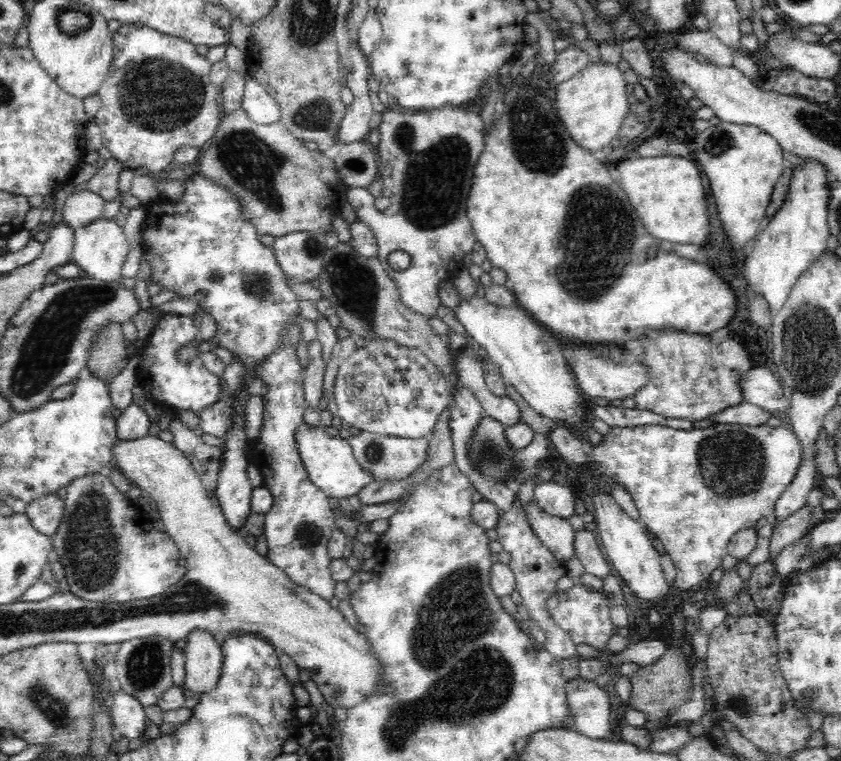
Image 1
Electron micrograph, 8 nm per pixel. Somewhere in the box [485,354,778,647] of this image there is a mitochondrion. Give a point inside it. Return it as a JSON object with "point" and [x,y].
{"point":[732,462]}

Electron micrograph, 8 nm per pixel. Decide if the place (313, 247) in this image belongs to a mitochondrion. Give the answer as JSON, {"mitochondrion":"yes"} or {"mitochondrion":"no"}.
{"mitochondrion":"yes"}

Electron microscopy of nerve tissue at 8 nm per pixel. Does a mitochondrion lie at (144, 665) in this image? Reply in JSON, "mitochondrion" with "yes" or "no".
{"mitochondrion":"yes"}

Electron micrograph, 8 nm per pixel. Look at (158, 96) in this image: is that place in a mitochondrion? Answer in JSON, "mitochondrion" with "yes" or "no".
{"mitochondrion":"yes"}

